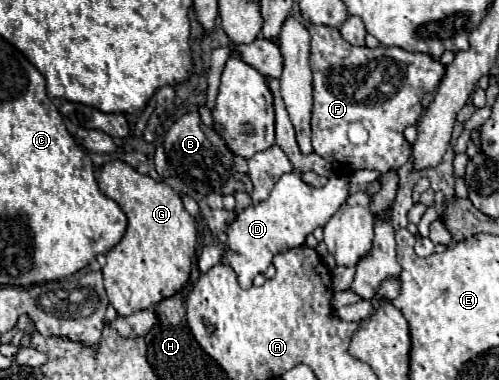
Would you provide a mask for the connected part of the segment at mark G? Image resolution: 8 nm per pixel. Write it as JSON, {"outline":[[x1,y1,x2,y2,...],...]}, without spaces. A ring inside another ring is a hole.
{"outline":[[112,160,100,168,98,174,100,190,118,202,128,218,128,228,124,238,106,254,106,266,102,268,104,286,110,298,110,304,116,308,120,316,130,316,136,310,150,308,160,300,174,296,190,278,192,254,196,252,196,220,186,212,182,198,164,182,150,178,148,174,140,174,136,168,122,160]]}

